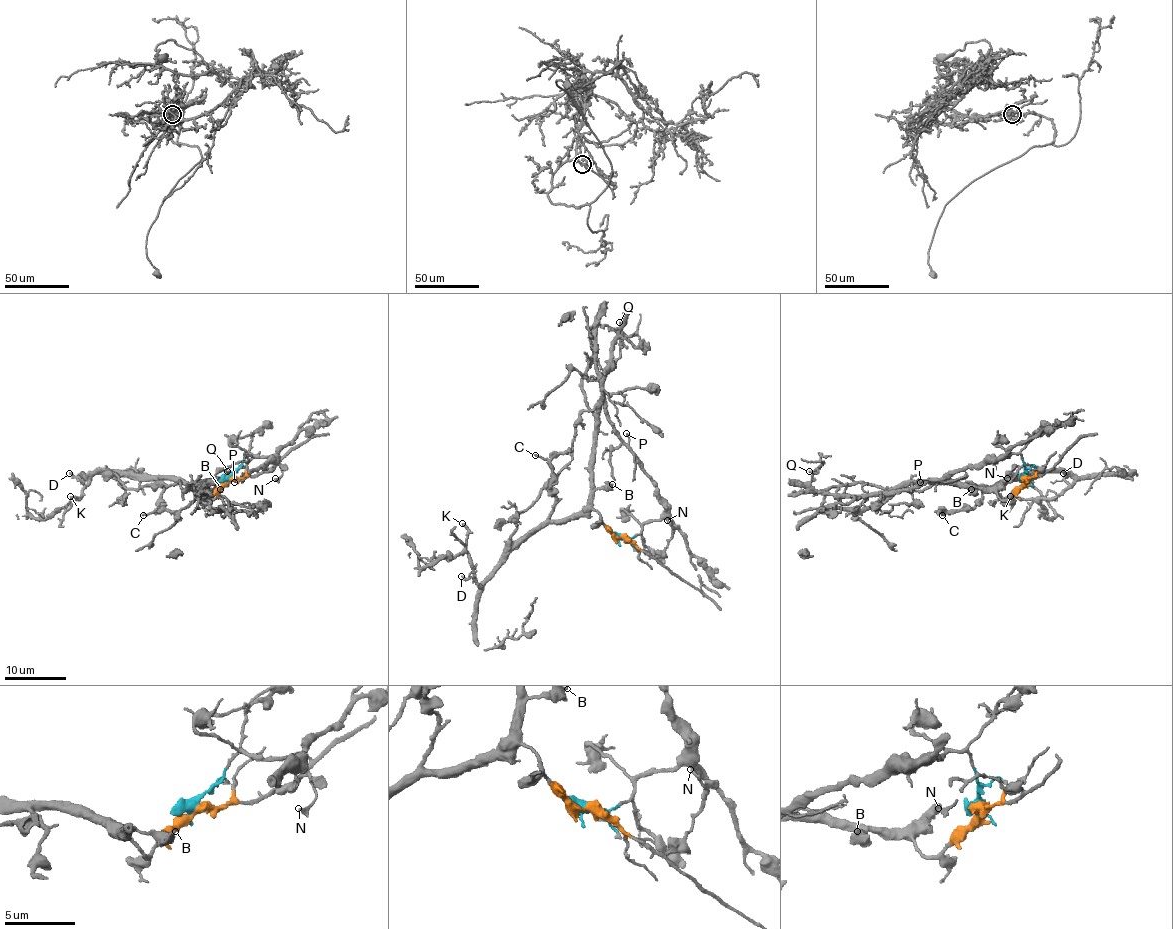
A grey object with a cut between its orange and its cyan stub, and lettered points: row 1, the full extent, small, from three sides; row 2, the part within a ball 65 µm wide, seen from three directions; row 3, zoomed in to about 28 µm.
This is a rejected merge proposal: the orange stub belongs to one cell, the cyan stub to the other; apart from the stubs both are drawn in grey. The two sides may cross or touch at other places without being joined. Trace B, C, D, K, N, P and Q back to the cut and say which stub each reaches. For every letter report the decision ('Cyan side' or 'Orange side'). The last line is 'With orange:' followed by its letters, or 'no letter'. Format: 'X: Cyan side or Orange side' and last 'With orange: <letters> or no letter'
B: Orange side
C: Orange side
D: Orange side
K: Orange side
N: Orange side
P: Cyan side
Q: Cyan side
With orange: B, C, D, K, N

